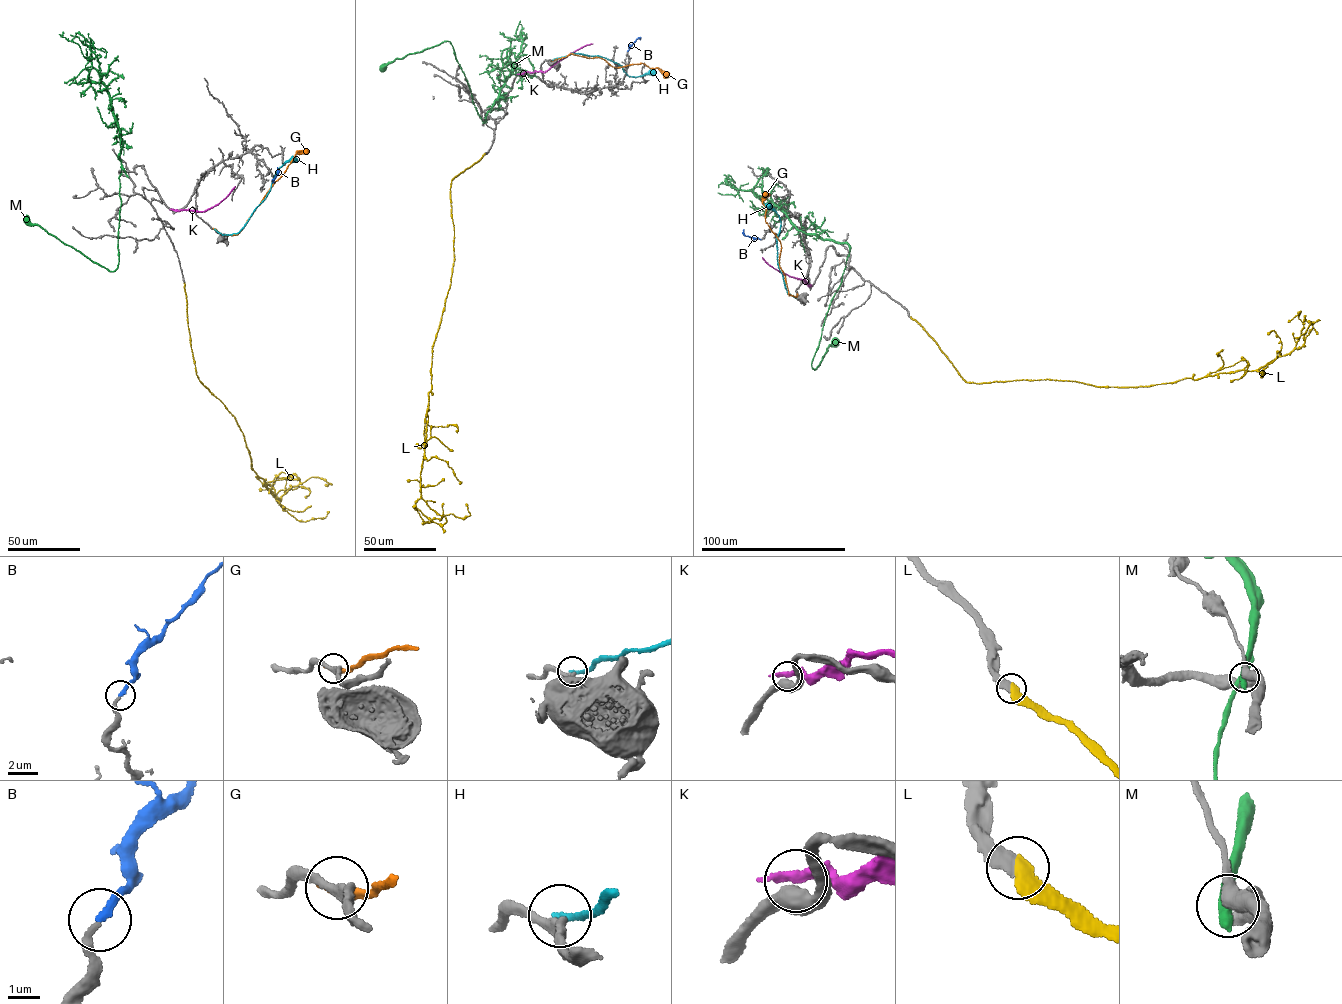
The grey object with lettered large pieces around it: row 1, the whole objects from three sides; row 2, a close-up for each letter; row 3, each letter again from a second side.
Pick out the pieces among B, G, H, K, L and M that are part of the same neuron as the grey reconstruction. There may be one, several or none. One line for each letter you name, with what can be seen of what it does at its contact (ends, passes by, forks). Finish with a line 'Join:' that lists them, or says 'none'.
B: it ends
L: it ends
Join: B, L

